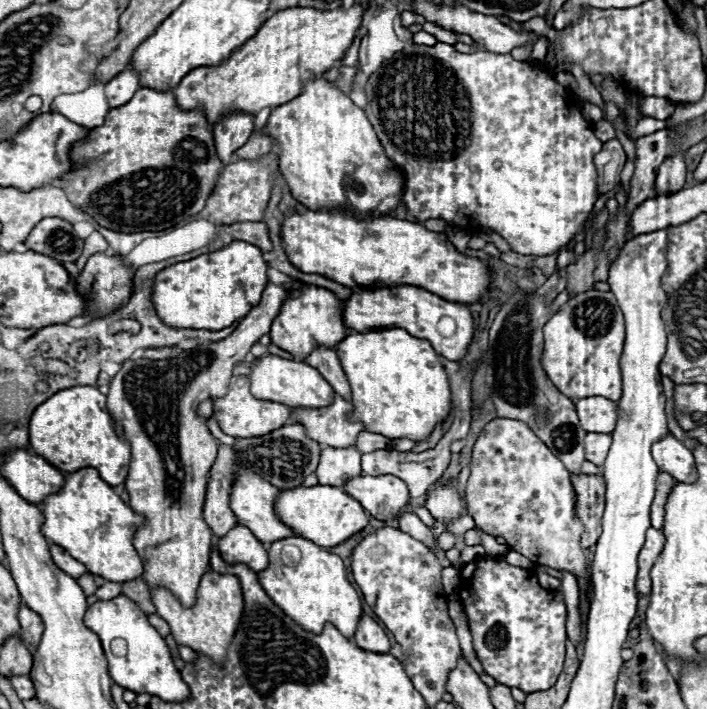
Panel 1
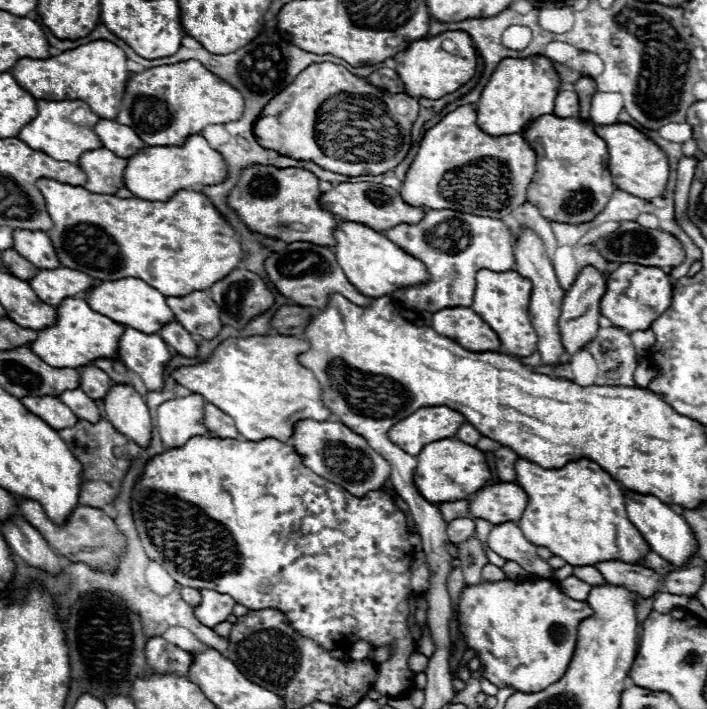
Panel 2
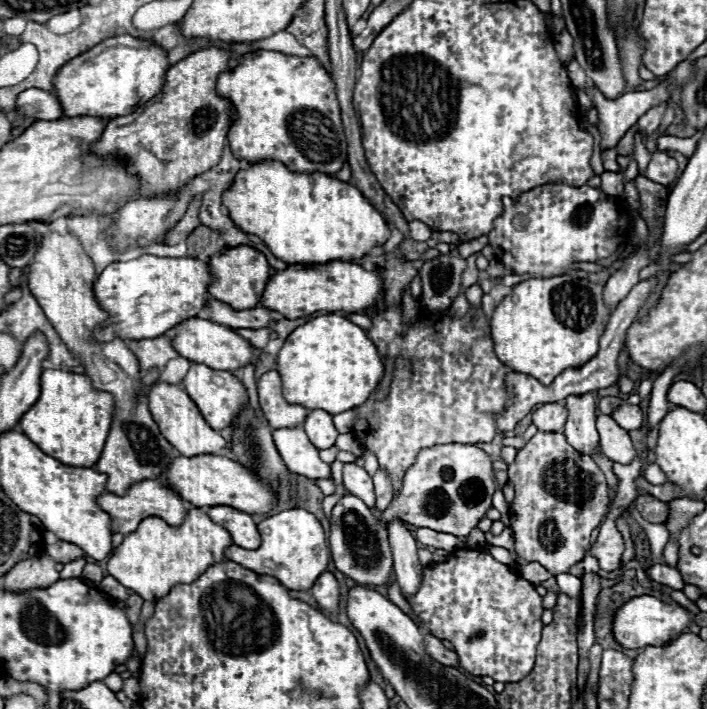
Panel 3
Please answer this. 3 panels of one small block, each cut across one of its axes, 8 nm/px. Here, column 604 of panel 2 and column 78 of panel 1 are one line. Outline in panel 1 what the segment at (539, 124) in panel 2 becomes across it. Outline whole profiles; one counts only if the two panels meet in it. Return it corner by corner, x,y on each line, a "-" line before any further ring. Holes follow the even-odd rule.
140,88
128,104
112,108
104,126
92,128
90,136
72,148
72,162
74,170
60,180
68,198
100,226
124,234
160,232
196,216
204,210
206,200
224,170
214,148
212,124
206,120
206,114
202,110
182,110
172,90
162,92
152,88

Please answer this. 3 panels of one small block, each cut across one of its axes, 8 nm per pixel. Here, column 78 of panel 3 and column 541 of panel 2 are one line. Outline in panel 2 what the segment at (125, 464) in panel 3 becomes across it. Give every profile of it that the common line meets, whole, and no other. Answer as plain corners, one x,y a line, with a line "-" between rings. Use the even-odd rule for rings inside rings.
524,230
520,234
514,256
516,256
516,268
514,270
532,280
532,296
530,296
528,314
530,314
530,322
538,334
538,354
546,366
560,366
560,356
564,354
564,346
562,346
562,336
560,336
560,328
558,328
558,318
562,312
564,290
558,284
558,278
554,274
550,258
546,256
542,240
534,232

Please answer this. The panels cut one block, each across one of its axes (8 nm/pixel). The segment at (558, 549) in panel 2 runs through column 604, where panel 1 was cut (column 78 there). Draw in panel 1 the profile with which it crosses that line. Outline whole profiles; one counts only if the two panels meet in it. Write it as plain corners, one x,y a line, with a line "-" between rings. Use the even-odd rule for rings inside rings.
82,468
66,476
64,488
46,498
42,504
44,524
42,534
64,548
72,558
88,566
88,572
102,576
108,582
130,582
144,572
142,560
132,546
132,538
146,518
136,514
124,500
108,486
94,468

